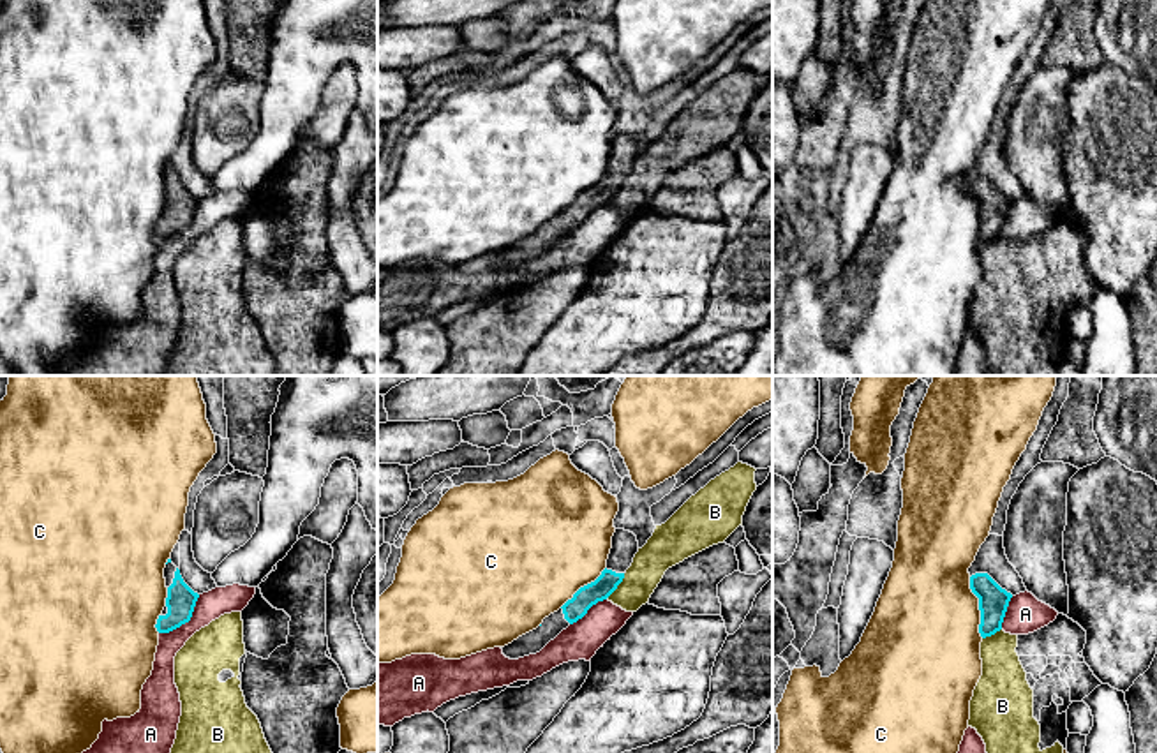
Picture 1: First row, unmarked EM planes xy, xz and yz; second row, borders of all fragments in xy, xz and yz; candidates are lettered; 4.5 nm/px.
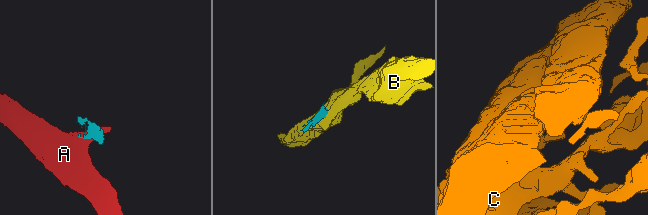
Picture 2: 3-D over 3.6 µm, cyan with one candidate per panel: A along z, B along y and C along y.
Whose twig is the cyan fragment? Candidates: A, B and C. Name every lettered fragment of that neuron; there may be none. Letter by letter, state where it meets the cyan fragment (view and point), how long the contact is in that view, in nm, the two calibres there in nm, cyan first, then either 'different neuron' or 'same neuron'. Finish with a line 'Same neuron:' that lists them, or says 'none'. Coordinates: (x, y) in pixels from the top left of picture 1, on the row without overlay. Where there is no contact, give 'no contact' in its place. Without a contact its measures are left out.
A: xy (186, 226) | 260 nm | 140/130 nm | different neuron
B: xz (618, 189) | 150 nm | 100/160 nm | different neuron
C: yz (979, 212) | 280 nm | 140/480 nm | different neuron
Same neuron: none

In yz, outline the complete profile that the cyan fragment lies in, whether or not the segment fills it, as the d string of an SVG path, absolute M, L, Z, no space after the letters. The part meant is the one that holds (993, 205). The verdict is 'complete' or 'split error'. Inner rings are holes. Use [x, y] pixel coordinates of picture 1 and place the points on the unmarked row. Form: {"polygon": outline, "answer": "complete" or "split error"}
{"polygon": "M988 178L972 180L970 194L979 203L979 238L982 243L991 242L1002 235L1012 199L1002 194Z", "answer": "complete"}

